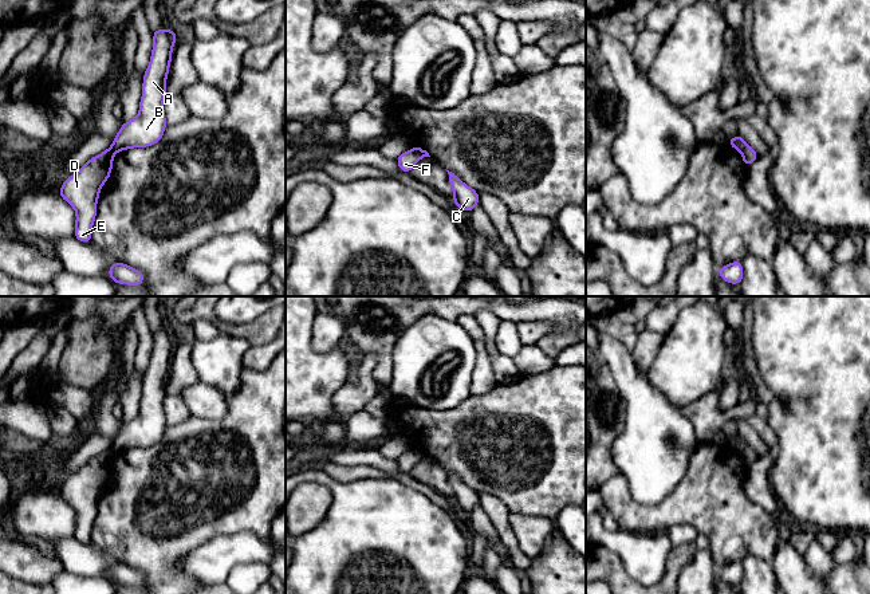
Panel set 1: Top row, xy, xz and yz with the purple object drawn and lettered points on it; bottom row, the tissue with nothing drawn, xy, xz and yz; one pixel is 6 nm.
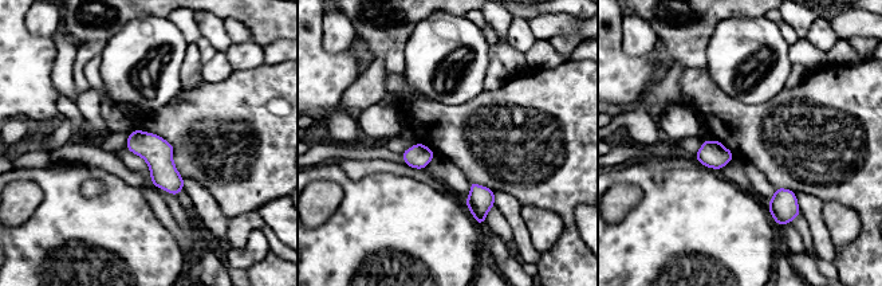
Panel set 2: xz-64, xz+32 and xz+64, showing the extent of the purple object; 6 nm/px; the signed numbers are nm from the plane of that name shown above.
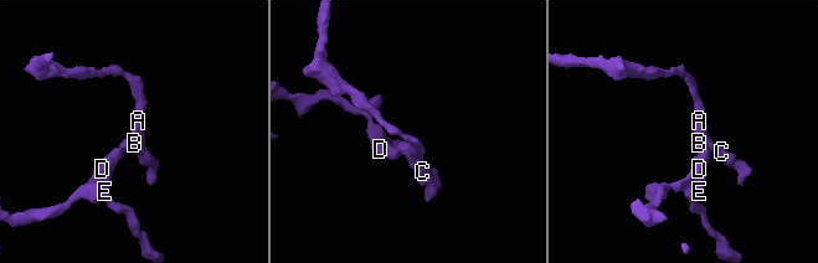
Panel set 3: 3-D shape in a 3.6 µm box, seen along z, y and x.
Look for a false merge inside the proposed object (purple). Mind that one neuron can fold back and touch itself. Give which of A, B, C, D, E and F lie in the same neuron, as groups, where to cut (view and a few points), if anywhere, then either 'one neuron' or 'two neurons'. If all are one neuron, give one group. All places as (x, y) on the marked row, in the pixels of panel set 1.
groups A B C / D E F; cut yz (747, 144), (740, 150); two neurons

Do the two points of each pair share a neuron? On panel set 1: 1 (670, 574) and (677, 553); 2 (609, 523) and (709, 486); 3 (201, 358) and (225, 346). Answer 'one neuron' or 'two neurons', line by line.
1: one neuron
2: two neurons
3: one neuron

